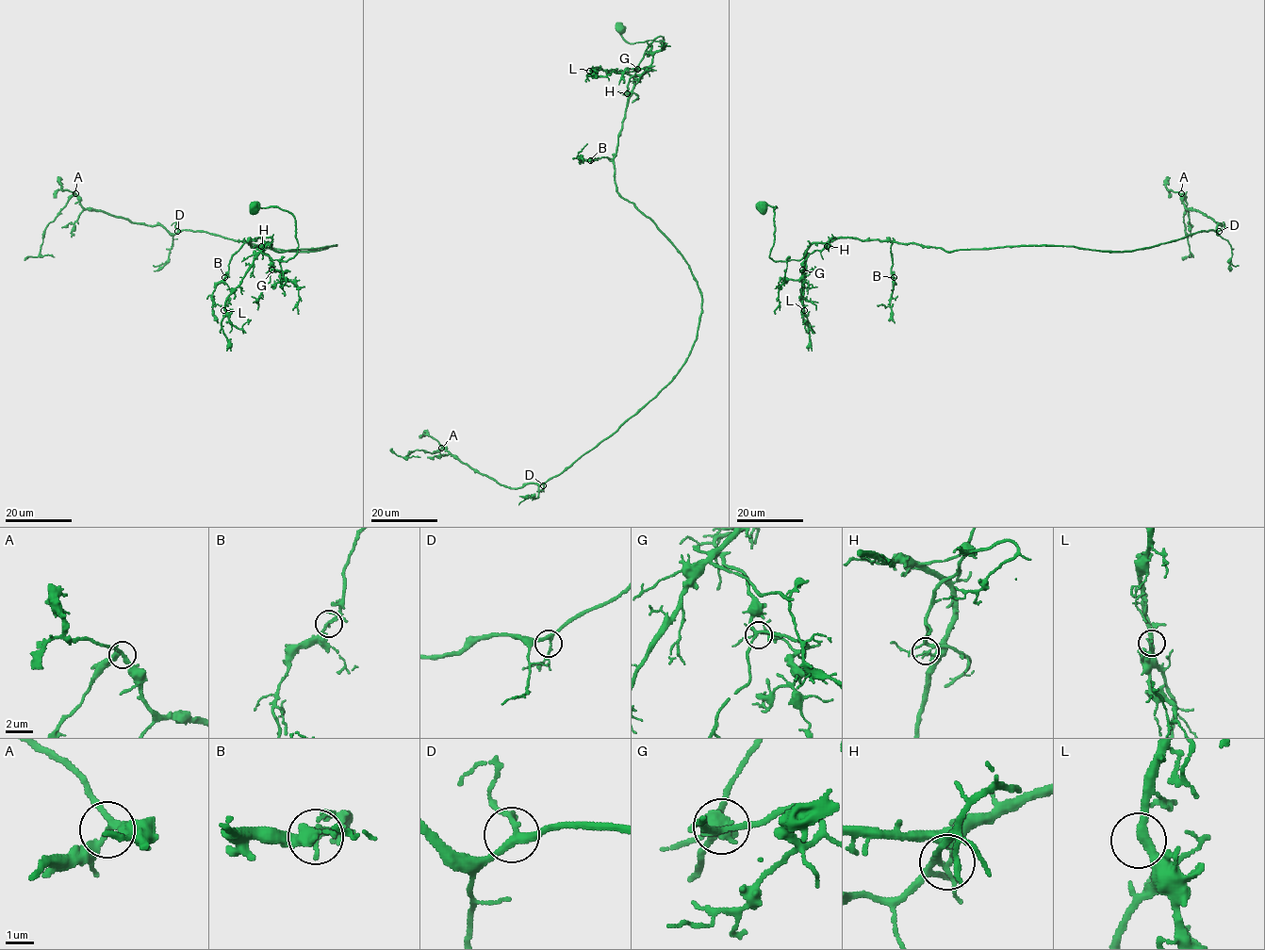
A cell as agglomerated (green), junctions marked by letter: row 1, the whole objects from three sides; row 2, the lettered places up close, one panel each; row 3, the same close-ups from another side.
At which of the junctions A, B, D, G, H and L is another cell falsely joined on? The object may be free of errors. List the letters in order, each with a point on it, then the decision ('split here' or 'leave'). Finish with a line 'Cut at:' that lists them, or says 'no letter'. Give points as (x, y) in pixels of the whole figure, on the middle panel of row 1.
A: at (441, 448); leave
B: at (590, 160); leave
D: at (543, 485); leave
G: at (637, 69); leave
H: at (627, 93); split here
L: at (589, 71); leave
Cut at: H

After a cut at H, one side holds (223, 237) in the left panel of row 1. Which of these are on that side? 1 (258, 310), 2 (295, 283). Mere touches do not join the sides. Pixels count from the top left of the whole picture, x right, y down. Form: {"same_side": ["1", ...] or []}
{"same_side": []}

